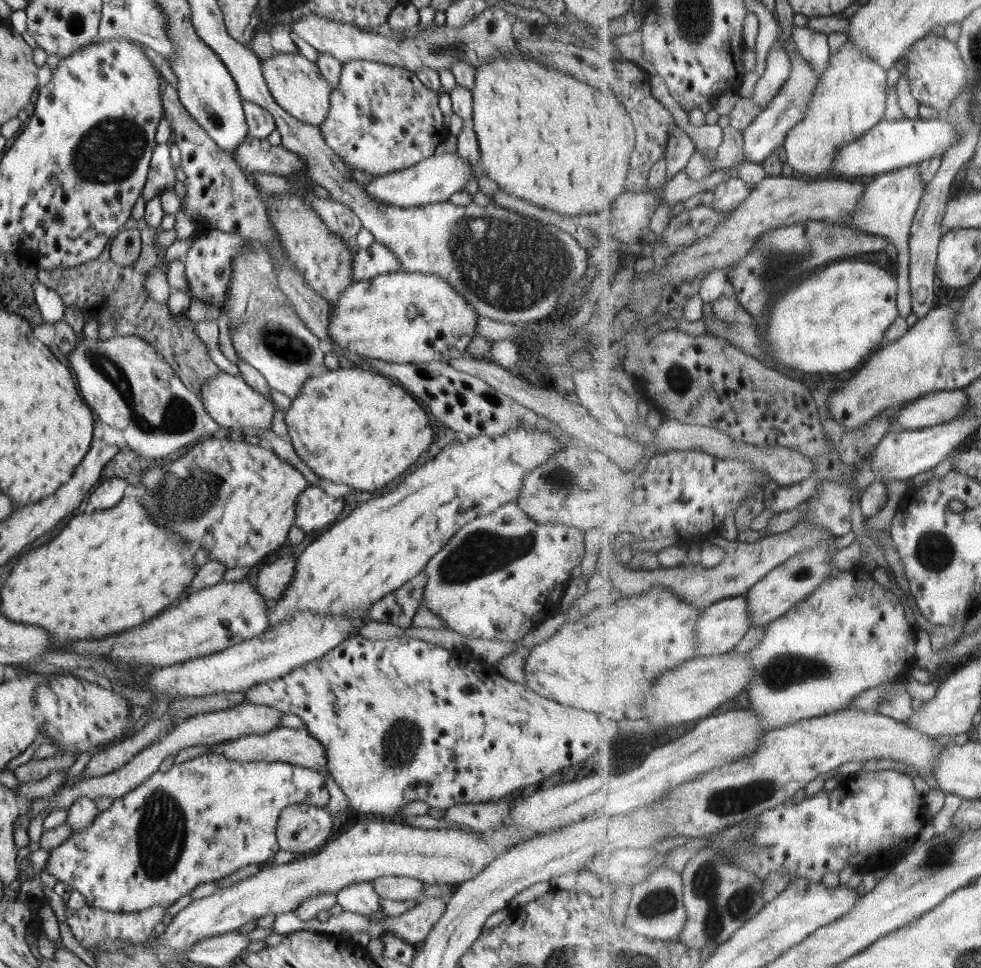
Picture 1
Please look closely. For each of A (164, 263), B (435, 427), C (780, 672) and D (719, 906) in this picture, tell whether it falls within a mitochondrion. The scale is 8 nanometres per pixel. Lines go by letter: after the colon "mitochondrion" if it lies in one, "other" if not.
A: other
B: other
C: mitochondrion
D: mitochondrion

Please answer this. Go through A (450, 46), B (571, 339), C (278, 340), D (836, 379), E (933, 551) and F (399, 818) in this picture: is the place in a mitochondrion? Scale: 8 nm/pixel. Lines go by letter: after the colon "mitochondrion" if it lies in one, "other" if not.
A: mitochondrion
B: mitochondrion
C: mitochondrion
D: other
E: mitochondrion
F: other

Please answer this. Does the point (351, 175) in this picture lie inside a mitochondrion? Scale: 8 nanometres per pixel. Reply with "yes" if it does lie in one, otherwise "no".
no

